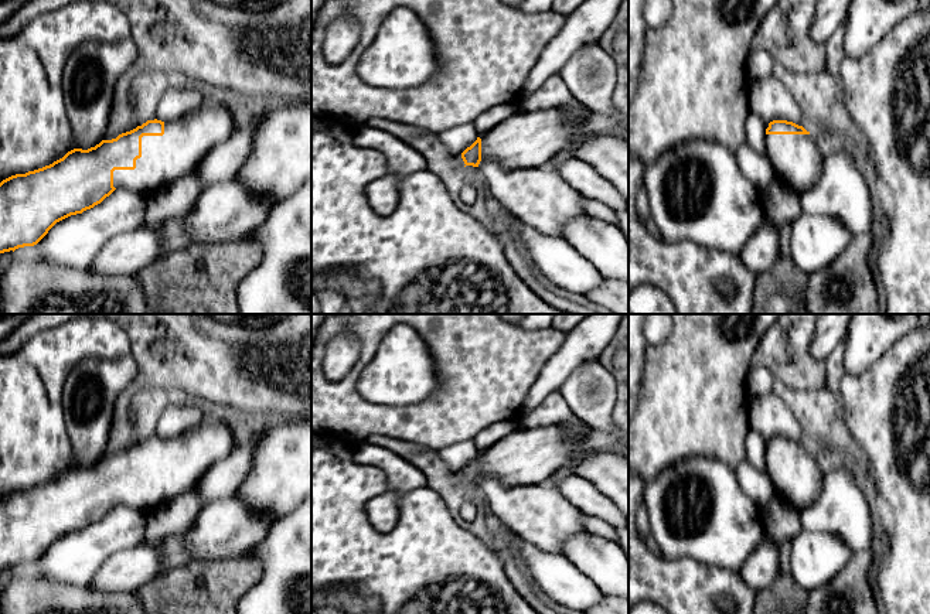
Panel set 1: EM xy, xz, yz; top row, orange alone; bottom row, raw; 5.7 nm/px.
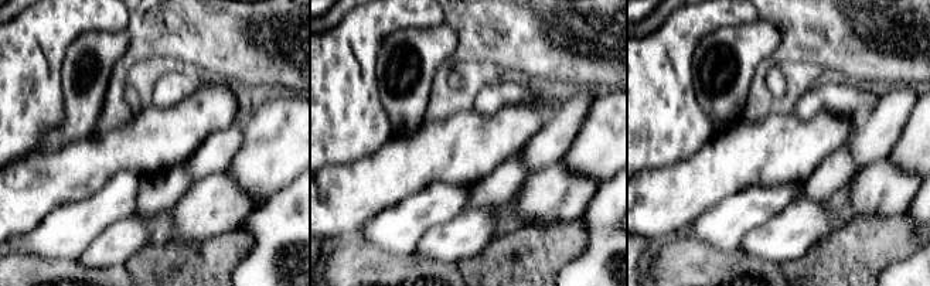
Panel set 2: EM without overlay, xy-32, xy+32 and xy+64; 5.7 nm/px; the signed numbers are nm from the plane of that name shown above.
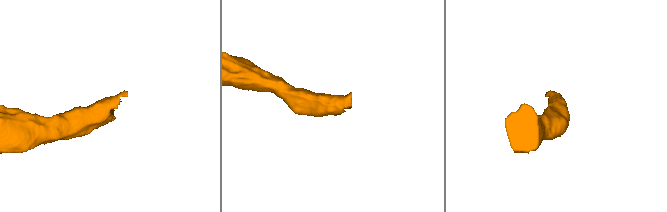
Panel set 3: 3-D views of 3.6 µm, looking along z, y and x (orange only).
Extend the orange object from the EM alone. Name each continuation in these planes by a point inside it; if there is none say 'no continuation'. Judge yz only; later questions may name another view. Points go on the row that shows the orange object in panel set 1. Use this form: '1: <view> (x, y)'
1: yz (796, 159)

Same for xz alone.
1: xz (531, 139)

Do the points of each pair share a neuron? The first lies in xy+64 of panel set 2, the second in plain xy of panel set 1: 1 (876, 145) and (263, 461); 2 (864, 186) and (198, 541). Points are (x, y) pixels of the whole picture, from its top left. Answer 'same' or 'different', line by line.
1: different
2: same

